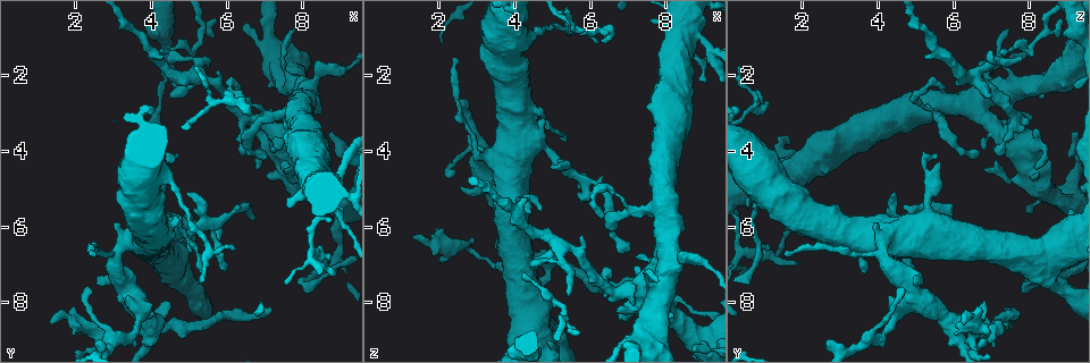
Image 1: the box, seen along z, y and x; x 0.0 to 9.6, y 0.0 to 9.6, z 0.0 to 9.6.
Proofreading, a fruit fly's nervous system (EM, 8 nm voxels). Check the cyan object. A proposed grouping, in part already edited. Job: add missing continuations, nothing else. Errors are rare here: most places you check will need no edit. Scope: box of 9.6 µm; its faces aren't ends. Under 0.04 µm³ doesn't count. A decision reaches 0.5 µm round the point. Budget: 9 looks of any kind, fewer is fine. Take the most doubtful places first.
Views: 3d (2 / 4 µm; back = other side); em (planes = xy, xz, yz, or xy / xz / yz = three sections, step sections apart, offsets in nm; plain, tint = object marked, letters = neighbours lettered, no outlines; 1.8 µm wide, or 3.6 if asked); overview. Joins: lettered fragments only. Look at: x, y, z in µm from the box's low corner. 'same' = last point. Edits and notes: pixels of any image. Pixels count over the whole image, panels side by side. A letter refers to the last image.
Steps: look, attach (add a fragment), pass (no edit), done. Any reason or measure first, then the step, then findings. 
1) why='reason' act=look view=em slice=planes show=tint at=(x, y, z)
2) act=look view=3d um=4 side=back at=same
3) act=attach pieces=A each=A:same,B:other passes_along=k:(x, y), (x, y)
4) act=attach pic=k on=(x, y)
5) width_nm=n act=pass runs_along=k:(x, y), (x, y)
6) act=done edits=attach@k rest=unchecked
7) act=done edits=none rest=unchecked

why='tapers out' act=look view=em slice=planes show=letters at=(8.65, 6.95, 1.95)

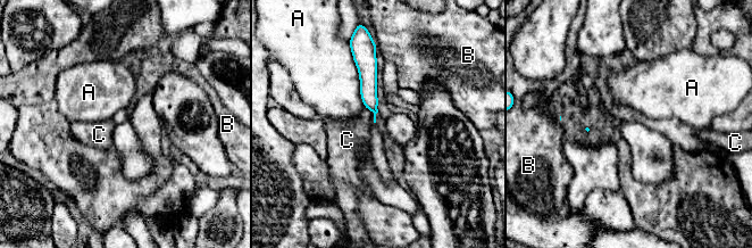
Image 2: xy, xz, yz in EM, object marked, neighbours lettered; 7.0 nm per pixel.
longest_contact=A:420nm act=pass each=A:other,B:other,C:other found='none of them fits'

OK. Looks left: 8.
why='abrupt turn' act=look view=em slice=planes show=letters at=(2.70, 9.05, 6.50)

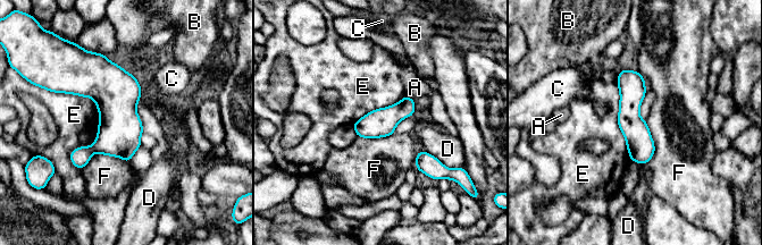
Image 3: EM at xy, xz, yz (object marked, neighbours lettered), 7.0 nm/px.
act=pass each=A:other,B:other,C:other,D:other,E:other,F:other border=3:(644, 119), (654, 154), (639, 165) found='none of them fits'

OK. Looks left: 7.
why='free end' act=look view=em um=3.6 slice=planes show=letters at=(7.25, 8.20, 7.40)

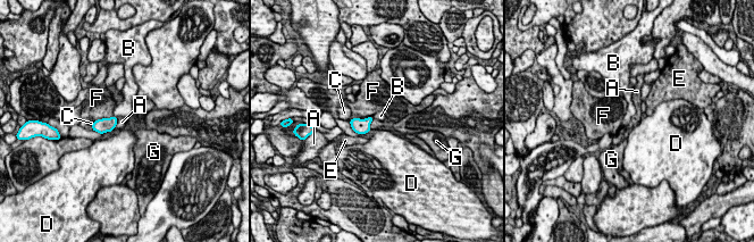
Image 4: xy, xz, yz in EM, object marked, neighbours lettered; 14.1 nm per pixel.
act=pass each=A:other,B:other,C:other,D:other,E:other,F:other,G:other border=4:(117, 117), (117, 124), (112, 130) found='no lettered fragment goes on from it'

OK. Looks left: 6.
why='end of a long branch' act=look view=em um=3.6 slice=xz step=4 show=letters at=(2.55, 6.75, 1.50)

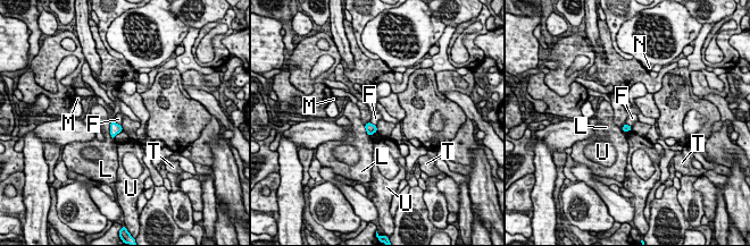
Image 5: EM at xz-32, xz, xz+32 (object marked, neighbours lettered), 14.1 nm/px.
act=pass each=F:other,L:other,M:other,N:other,T:other,U:other border=5:(114, 121), (121, 125) found='none of them fits'

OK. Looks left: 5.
act=done edits=none rest=unchecked

